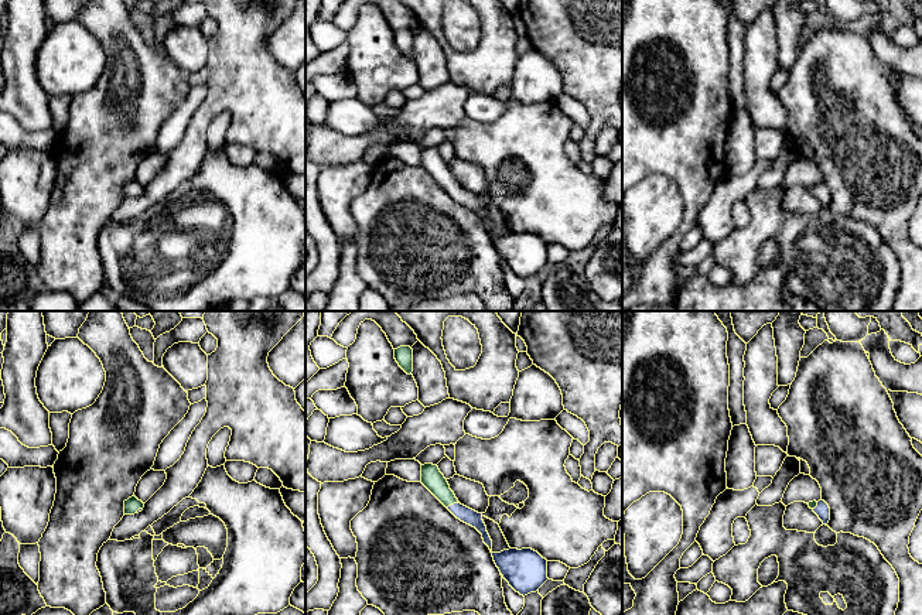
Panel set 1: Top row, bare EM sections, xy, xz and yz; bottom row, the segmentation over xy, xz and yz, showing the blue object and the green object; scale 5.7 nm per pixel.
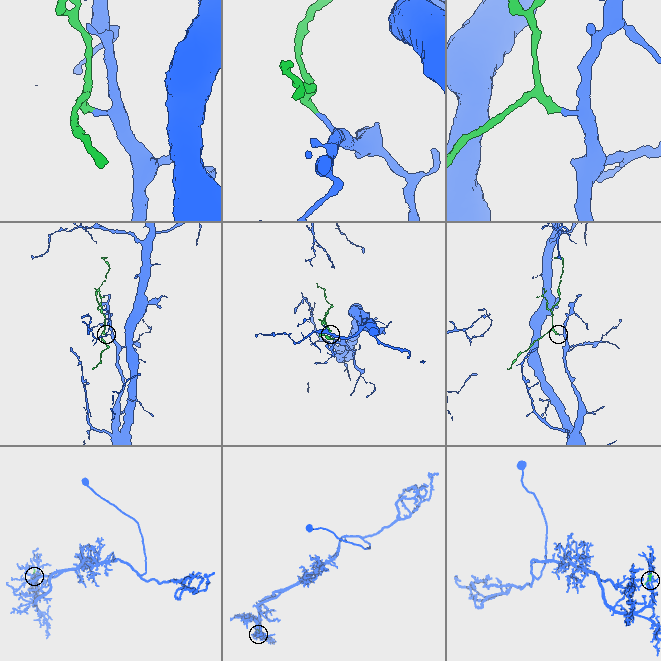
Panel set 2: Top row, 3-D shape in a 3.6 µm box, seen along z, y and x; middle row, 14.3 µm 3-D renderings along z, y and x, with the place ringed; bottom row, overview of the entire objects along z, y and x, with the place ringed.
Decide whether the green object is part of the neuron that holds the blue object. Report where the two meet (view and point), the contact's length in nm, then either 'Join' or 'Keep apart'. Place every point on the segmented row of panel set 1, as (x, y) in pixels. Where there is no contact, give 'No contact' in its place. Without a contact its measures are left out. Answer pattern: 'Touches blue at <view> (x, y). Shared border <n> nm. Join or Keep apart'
Touches blue at xz (454, 504). Shared border 80 nm. Join

